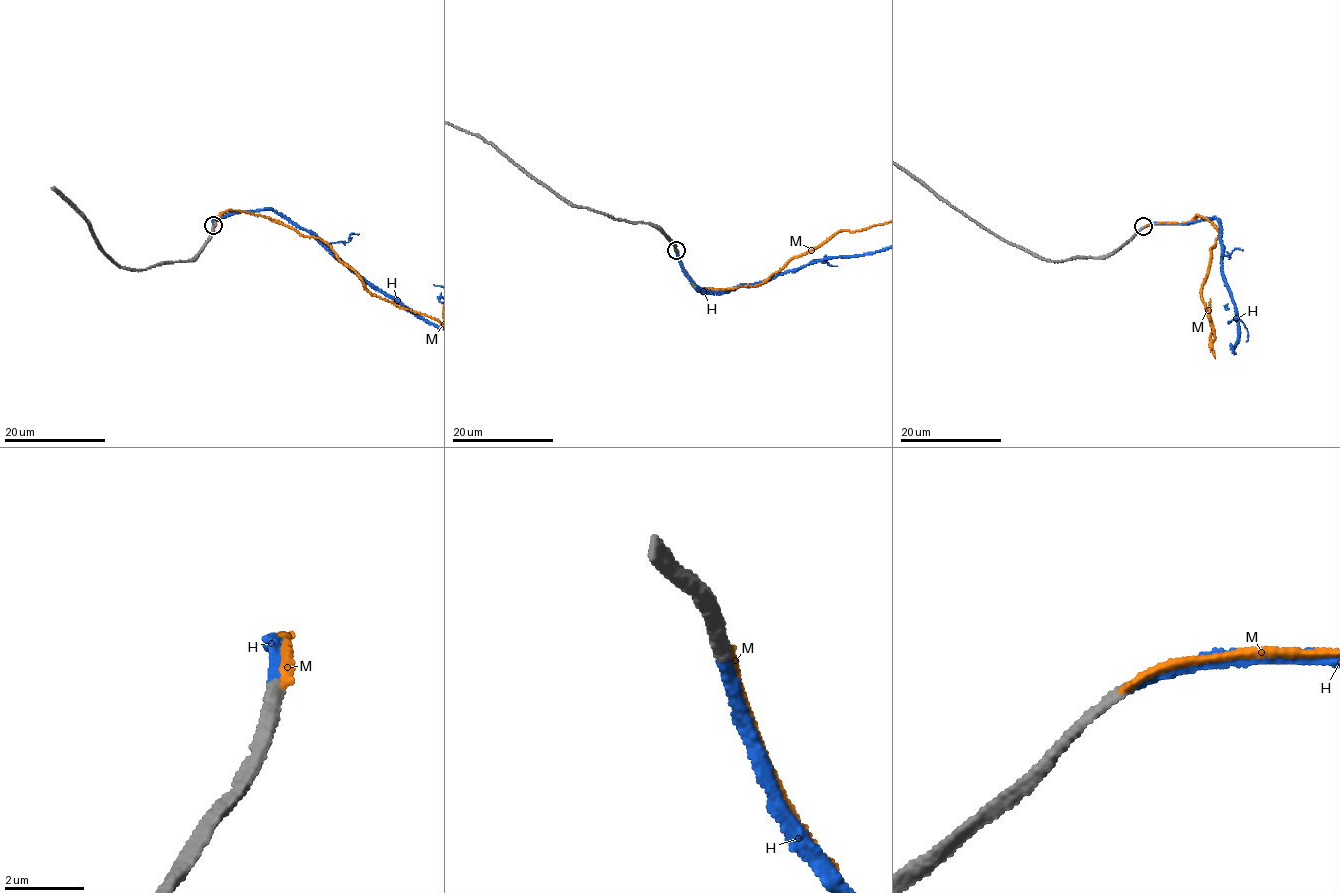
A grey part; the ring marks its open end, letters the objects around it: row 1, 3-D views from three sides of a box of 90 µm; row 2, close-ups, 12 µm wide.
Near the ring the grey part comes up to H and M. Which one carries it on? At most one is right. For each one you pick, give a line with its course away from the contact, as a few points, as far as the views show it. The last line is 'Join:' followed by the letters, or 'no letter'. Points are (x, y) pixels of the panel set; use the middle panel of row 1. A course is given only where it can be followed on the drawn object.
Join: H

